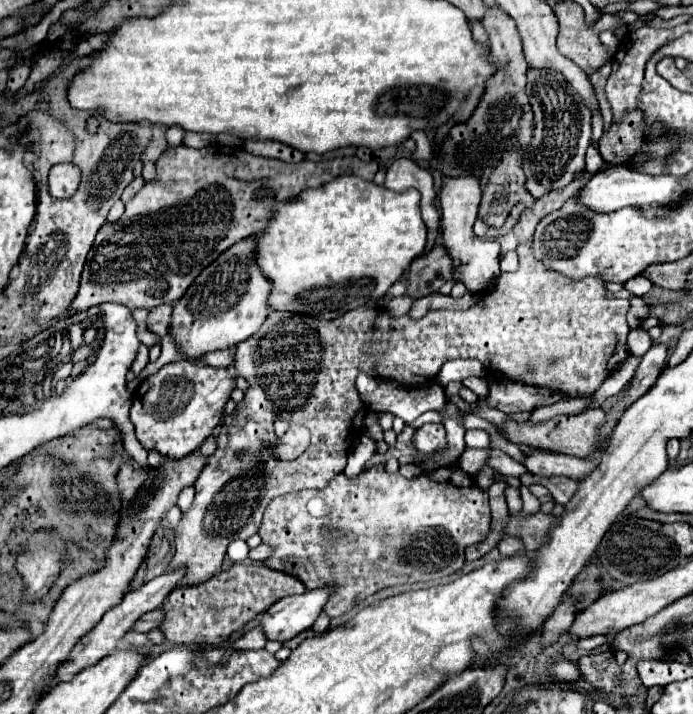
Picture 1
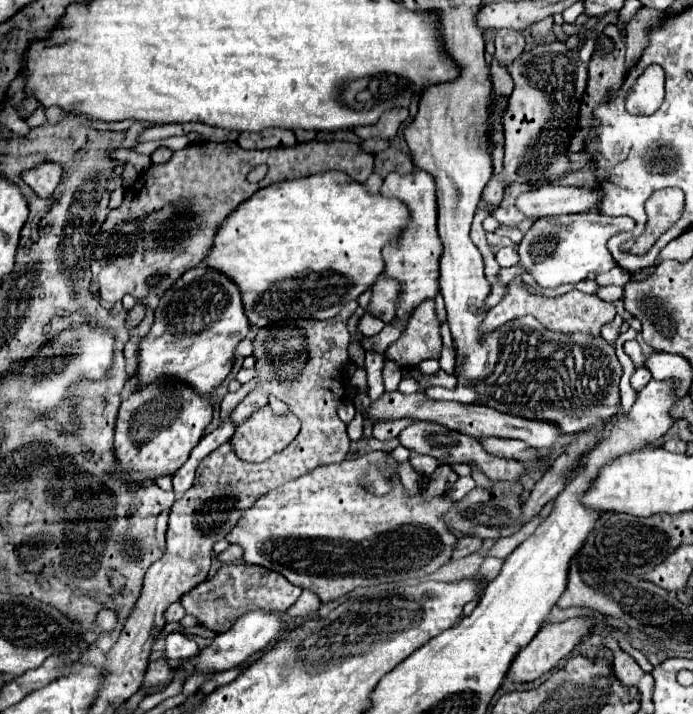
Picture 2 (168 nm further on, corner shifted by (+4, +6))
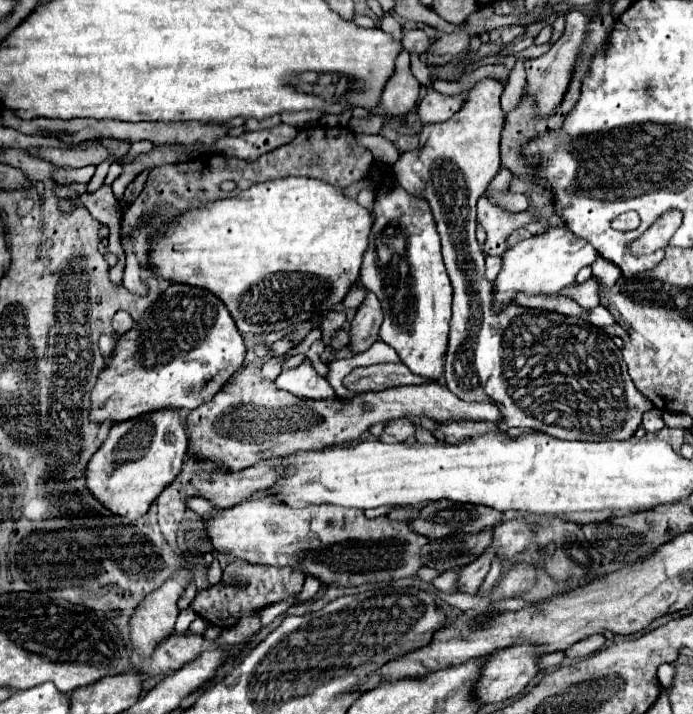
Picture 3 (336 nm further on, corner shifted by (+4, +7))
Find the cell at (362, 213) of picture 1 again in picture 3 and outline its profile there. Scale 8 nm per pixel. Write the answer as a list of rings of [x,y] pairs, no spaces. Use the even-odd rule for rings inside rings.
[[[280,177],[252,185],[236,197],[218,199],[174,219],[170,231],[154,239],[150,267],[168,283],[188,283],[218,295],[240,333],[270,333],[324,315],[342,303],[360,275],[374,217],[338,187],[310,177]]]

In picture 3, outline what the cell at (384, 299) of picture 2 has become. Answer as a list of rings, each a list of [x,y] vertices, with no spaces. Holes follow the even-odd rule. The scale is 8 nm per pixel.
[[[368,293],[364,303],[360,305],[356,317],[350,323],[350,343],[348,343],[348,349],[352,353],[366,351],[378,339],[380,325],[382,325],[380,301],[376,299],[374,293]]]

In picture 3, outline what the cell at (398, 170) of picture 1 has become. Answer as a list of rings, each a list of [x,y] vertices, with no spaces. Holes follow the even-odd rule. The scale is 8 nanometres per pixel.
[[[400,185],[374,203],[370,245],[362,261],[362,285],[372,291],[384,313],[380,339],[396,349],[400,361],[428,381],[440,381],[448,347],[452,285],[442,261],[440,235],[426,201],[410,195]],[[398,239],[398,247],[394,241]]]

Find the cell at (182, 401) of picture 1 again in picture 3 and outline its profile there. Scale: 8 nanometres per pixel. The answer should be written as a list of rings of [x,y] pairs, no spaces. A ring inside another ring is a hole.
[[[164,409],[118,423],[86,467],[86,487],[108,511],[138,519],[174,481],[186,459],[186,425],[178,409]]]

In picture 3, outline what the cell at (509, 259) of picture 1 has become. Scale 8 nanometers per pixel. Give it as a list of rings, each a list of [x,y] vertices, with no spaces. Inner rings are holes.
[[[486,257],[486,279],[490,283],[494,283],[498,271],[500,271],[500,265],[502,265],[500,257]]]

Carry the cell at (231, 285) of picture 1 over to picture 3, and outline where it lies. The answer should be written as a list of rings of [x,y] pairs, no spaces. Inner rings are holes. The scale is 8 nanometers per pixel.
[[[168,285],[160,299],[146,309],[146,313],[134,323],[134,327],[118,339],[110,363],[98,375],[98,383],[90,393],[90,419],[94,423],[120,423],[134,419],[142,413],[162,411],[166,407],[192,411],[202,403],[210,401],[222,385],[242,367],[246,355],[246,345],[242,335],[236,329],[234,319],[230,317],[224,303],[200,287],[188,285]]]

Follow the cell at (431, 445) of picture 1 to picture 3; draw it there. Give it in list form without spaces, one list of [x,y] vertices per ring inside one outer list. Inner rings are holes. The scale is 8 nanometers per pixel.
[[[392,419],[384,427],[384,431],[378,439],[384,443],[400,443],[400,441],[406,441],[414,433],[416,433],[416,427],[408,419]]]

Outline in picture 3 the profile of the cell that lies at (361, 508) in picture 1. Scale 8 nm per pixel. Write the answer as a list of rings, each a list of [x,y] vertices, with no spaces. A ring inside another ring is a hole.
[[[270,495],[238,503],[210,517],[204,523],[204,533],[218,553],[230,553],[248,563],[288,565],[338,587],[412,577],[422,567],[420,549],[428,543],[406,521],[390,521],[388,517],[366,519],[362,509],[338,505],[310,505],[296,511]]]

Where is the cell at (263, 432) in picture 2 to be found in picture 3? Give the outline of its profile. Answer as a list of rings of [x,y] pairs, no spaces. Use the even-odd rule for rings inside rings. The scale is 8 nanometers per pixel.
[[[244,365],[214,395],[212,401],[200,405],[186,415],[188,455],[212,461],[222,471],[242,471],[270,457],[292,455],[294,451],[328,449],[358,439],[370,425],[406,415],[428,415],[432,421],[446,419],[486,419],[498,423],[500,411],[492,403],[468,403],[450,393],[442,383],[424,383],[414,387],[394,387],[384,391],[358,393],[352,399],[304,399],[268,381],[260,373],[260,365]]]

